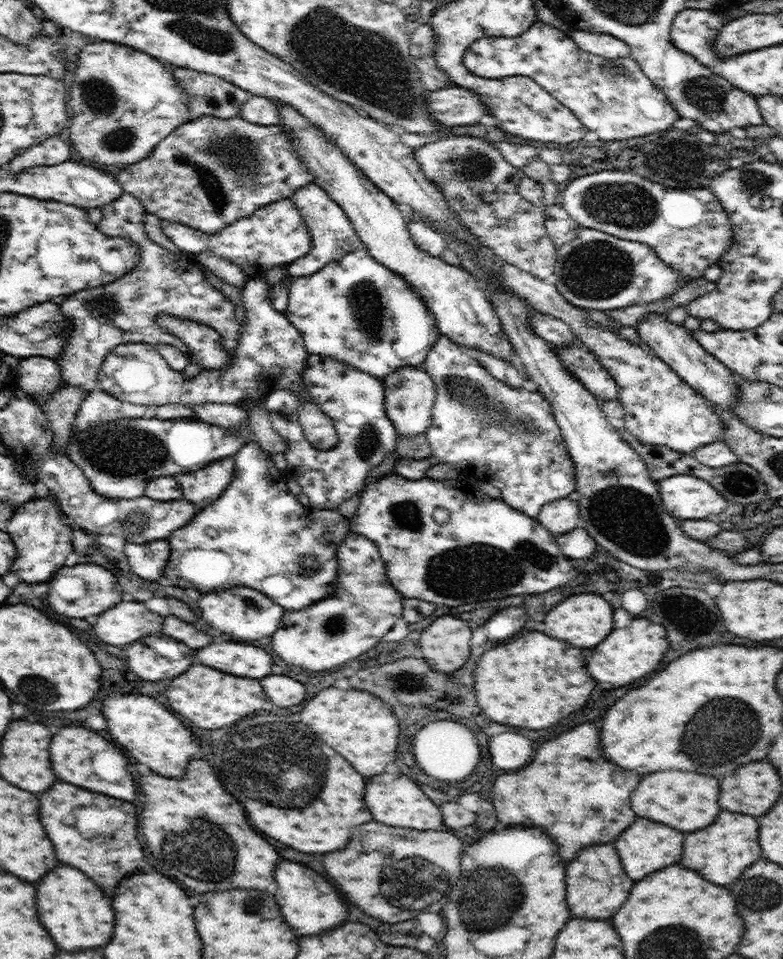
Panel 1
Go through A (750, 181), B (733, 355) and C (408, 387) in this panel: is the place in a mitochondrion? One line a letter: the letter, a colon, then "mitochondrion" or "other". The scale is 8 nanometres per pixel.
A: mitochondrion
B: other
C: other

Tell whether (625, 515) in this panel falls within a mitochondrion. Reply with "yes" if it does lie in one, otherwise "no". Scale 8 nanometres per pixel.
yes

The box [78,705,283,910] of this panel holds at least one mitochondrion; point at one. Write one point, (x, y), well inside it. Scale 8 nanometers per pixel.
(214, 858)

